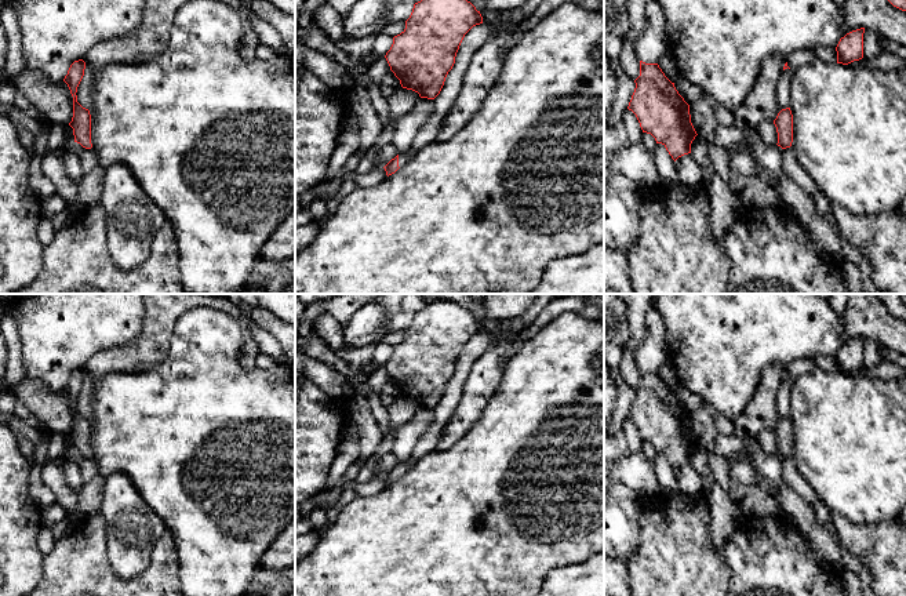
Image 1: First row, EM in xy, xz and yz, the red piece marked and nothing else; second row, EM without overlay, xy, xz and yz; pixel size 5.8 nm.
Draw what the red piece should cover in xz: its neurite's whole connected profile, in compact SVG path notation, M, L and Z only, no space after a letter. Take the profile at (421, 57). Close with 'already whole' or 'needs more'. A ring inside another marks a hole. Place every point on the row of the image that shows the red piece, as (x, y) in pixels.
M421 0L385 58L403 88L434 99L465 34L480 23L480 11L467 0Z; already whole

